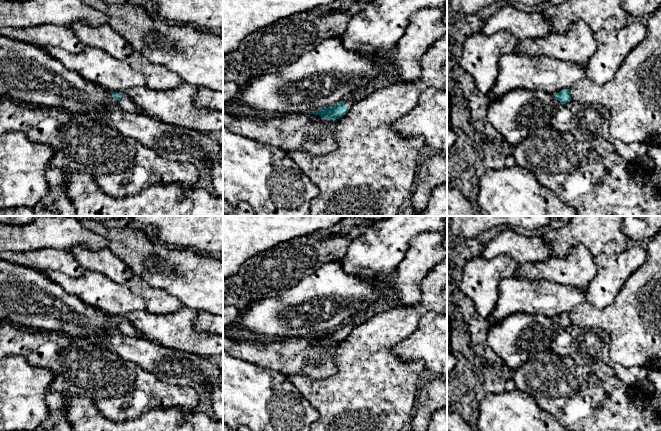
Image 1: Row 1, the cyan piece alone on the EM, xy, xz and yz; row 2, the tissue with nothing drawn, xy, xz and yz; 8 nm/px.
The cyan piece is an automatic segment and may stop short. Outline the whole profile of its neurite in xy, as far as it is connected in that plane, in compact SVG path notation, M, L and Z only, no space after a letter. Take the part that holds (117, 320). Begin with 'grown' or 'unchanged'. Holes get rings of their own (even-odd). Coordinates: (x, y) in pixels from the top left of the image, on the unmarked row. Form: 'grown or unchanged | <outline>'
grown | M110 315L115 325L123 335L144 338L144 336L126 319L126 317L113 317Z

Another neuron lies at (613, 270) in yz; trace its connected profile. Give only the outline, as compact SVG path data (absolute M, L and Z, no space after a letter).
M640 246L626 248L619 254L597 254L598 273L586 290L586 302L605 308L615 300L627 279L647 261L647 252Z

